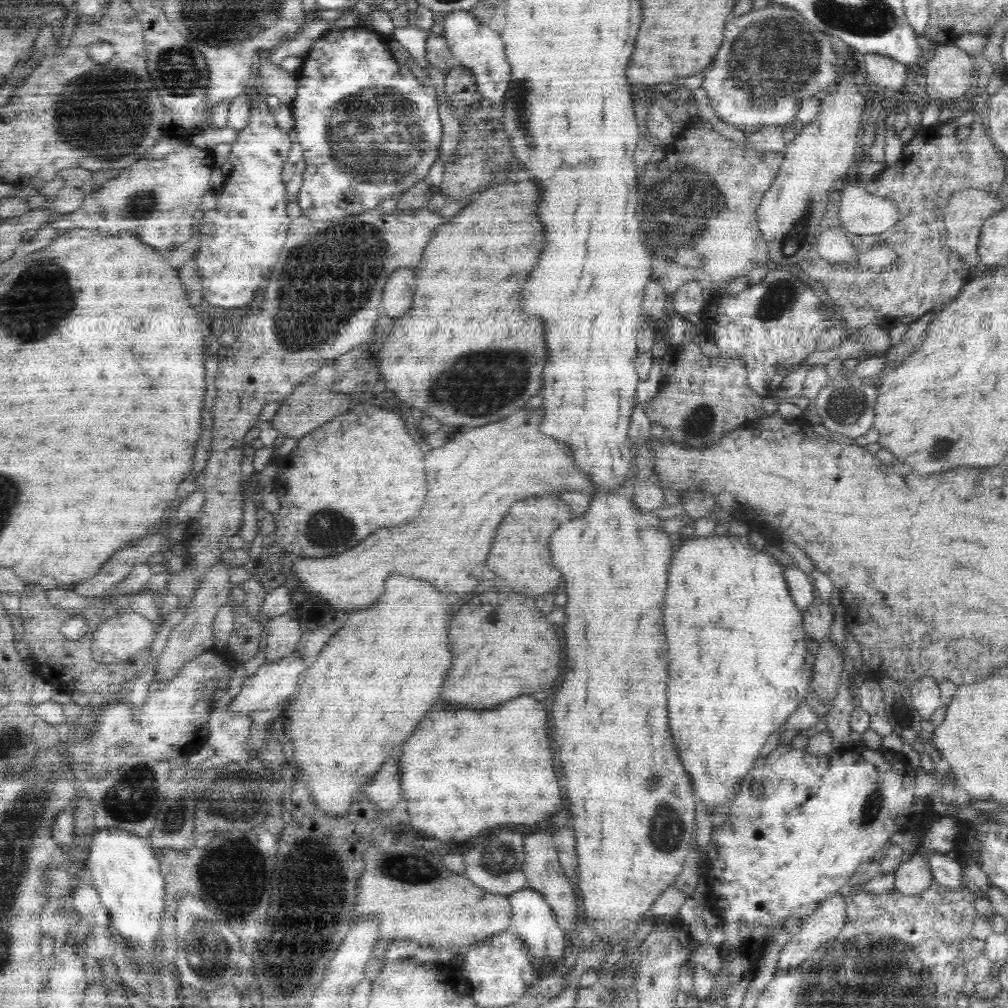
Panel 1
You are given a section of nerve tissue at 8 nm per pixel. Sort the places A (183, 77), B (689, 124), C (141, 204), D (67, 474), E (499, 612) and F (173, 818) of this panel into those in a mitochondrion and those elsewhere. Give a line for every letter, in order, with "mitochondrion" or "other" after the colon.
A: mitochondrion
B: other
C: mitochondrion
D: other
E: mitochondrion
F: mitochondrion

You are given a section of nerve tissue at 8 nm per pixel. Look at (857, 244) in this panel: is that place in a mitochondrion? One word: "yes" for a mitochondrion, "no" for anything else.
no

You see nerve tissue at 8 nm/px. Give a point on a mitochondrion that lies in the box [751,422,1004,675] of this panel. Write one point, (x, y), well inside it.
(939, 448)

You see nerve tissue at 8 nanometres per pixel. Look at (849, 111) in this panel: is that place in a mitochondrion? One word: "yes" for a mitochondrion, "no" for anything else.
no

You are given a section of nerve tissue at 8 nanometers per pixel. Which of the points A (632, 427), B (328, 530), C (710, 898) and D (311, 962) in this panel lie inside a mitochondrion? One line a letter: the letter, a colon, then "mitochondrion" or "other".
A: other
B: mitochondrion
C: other
D: mitochondrion

